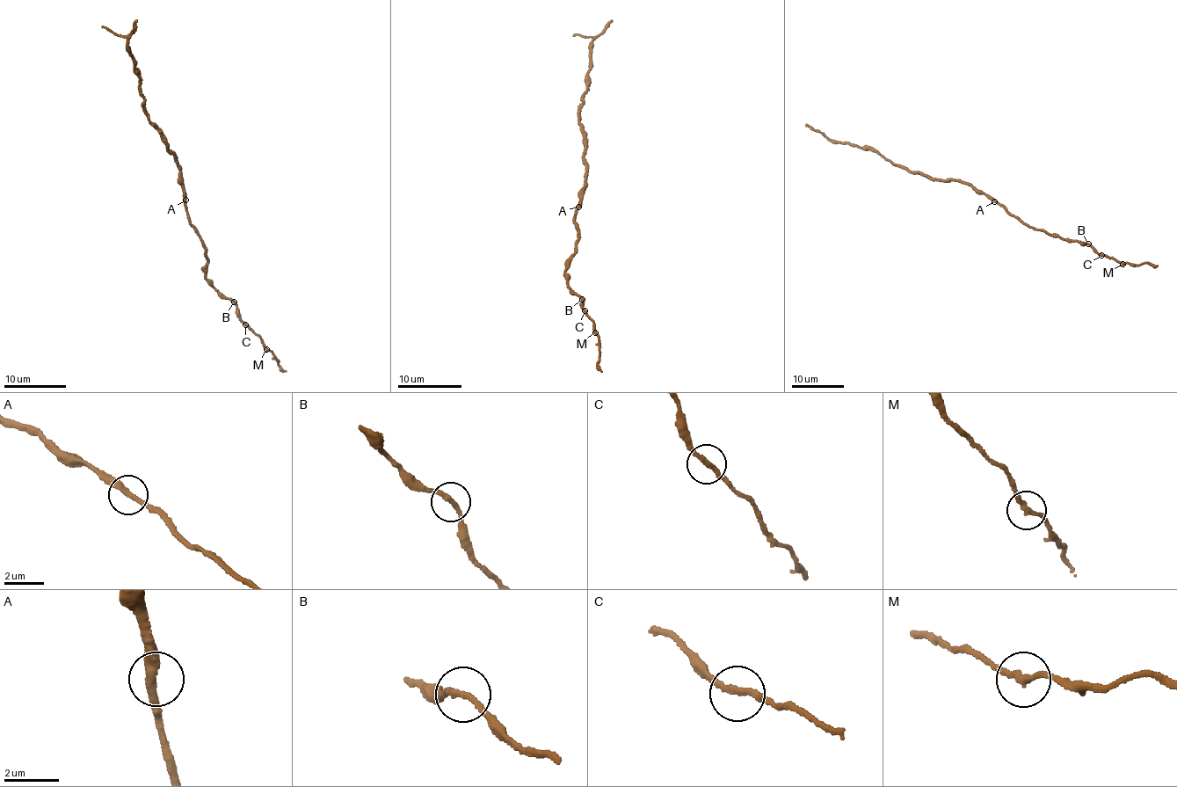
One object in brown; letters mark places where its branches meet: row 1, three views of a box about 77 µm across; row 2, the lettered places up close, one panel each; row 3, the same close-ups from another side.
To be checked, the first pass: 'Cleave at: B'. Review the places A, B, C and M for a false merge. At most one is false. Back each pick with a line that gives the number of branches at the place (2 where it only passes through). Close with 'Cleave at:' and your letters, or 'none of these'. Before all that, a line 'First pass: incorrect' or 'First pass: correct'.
First pass: incorrect
Cleave at: none of these

